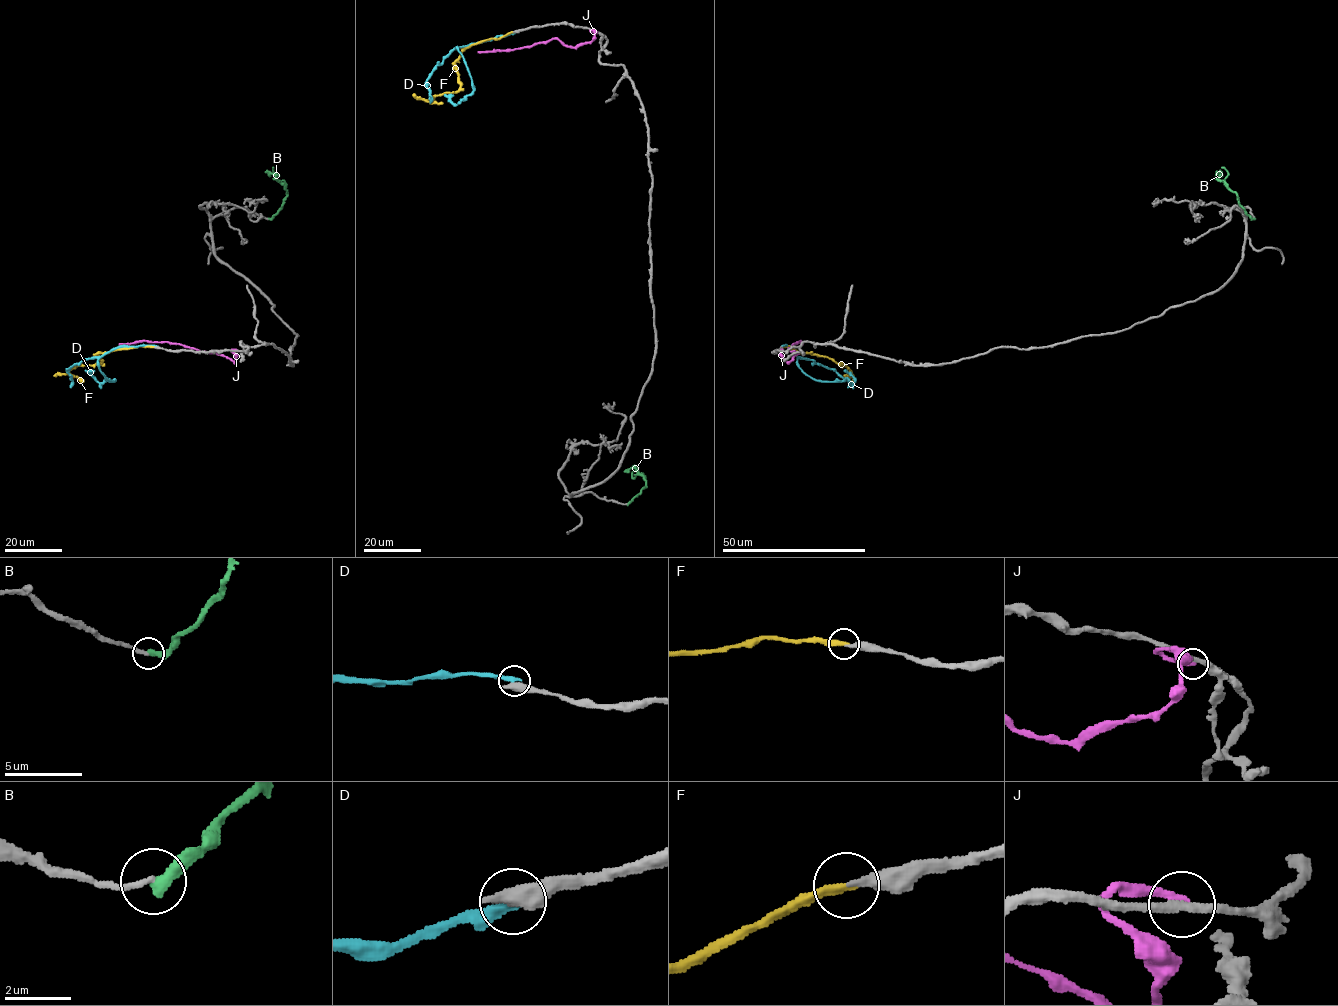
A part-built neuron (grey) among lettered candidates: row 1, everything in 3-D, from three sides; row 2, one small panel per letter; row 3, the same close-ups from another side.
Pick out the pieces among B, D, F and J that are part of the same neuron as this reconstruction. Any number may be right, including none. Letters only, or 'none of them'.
F

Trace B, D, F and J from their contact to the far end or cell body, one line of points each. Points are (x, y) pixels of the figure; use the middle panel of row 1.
B: (627, 503), (645, 487), (645, 480), (635, 467), (624, 472)
D: (516, 31), (457, 47), (471, 78), (472, 92), (456, 104), (444, 95)
F: (513, 31), (498, 39), (480, 41), (462, 52), (454, 63), (459, 90), (434, 95), (428, 101), (442, 103)
J: (596, 33), (590, 31), (594, 32), (593, 39), (575, 47), (551, 39), (526, 47), (478, 52)

